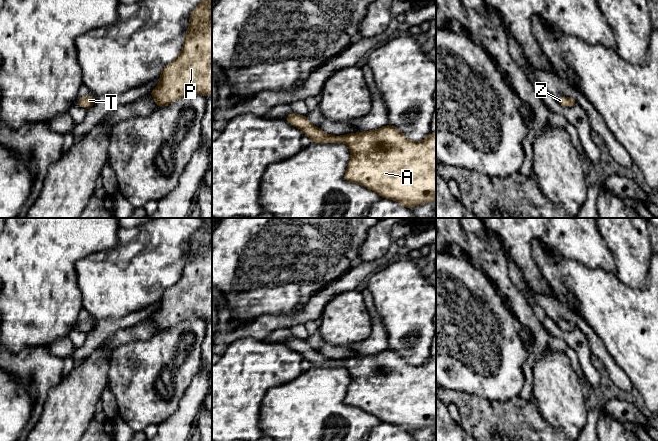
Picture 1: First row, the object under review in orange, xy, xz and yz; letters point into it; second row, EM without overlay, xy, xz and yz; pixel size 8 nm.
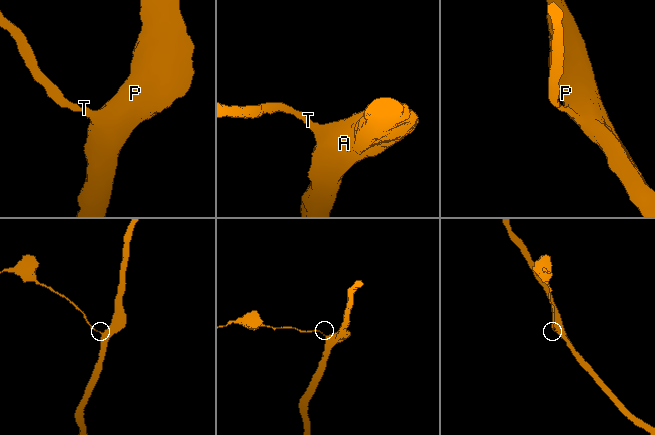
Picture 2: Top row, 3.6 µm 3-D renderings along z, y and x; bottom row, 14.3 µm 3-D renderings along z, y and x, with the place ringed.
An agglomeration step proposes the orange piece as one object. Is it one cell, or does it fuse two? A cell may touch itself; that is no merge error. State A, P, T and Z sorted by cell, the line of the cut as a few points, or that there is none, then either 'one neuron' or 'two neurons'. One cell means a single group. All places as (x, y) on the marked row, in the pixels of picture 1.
groups A P T Z; cut none; one neuron

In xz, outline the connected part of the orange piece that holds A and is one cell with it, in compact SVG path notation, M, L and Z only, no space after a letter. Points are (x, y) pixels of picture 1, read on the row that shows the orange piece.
M291 112L286 121L301 129L304 135L308 136L314 143L345 143L351 152L351 159L344 173L345 180L363 185L378 193L381 198L398 201L410 209L428 201L436 201L436 134L430 132L424 140L414 142L408 140L396 127L387 125L378 130L333 136L328 135L317 126L311 125L306 116L295 112Z

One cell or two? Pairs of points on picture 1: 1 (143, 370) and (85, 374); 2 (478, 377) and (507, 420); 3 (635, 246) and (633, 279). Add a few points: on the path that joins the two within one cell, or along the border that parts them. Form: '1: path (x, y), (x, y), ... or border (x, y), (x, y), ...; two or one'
1: border (113, 351), (107, 387); two
2: border (471, 394), (488, 400), (509, 400), (517, 397); two
3: path (633, 254), (633, 271); one

